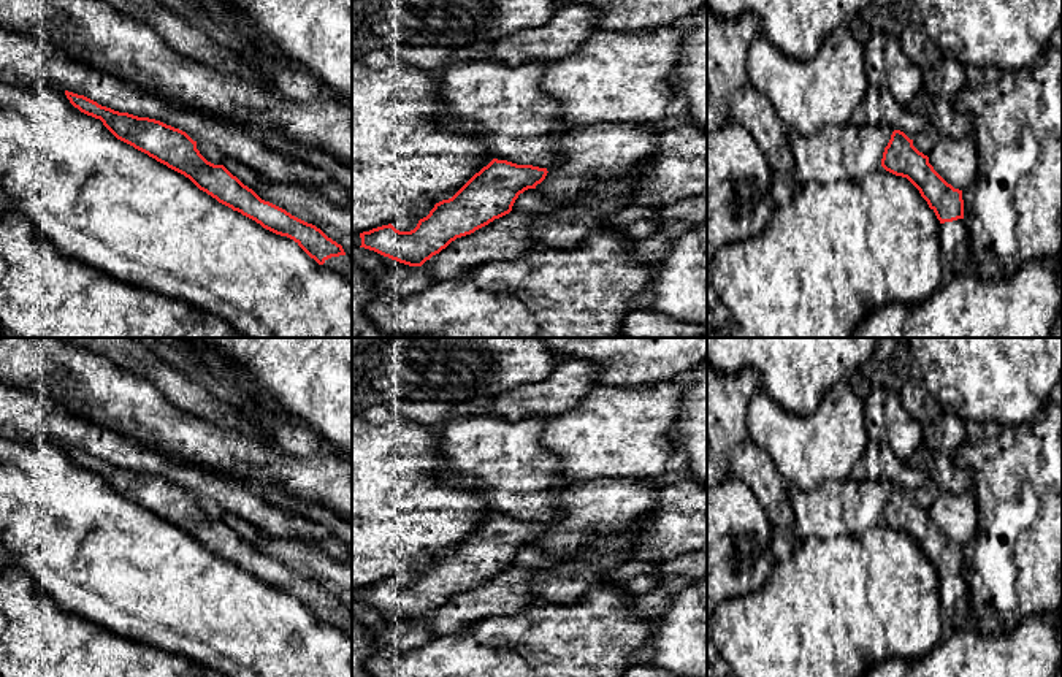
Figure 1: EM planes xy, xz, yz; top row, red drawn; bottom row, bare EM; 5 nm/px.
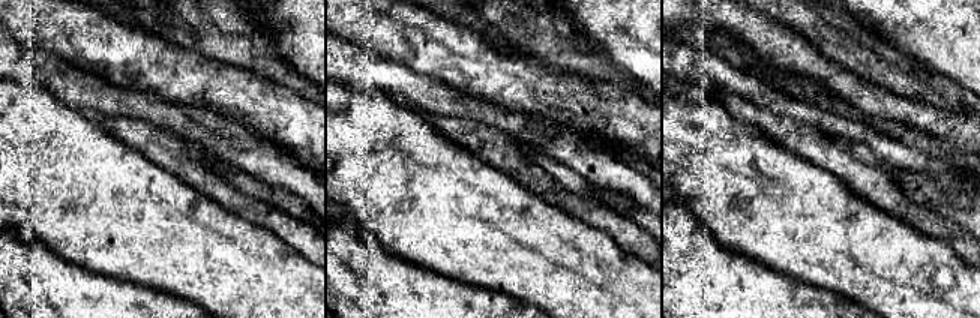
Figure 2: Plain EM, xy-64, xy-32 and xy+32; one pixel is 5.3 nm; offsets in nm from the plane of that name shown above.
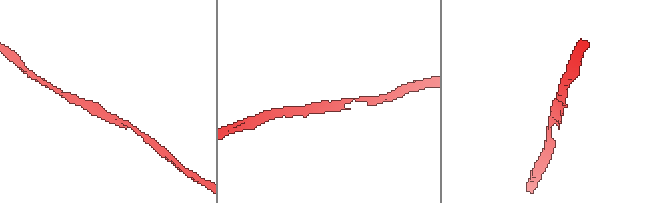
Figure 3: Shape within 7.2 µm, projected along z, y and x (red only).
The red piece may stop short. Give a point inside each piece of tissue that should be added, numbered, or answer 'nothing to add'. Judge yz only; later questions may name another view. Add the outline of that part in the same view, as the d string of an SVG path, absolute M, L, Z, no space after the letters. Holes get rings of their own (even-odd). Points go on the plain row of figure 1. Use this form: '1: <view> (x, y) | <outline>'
nothing to add

